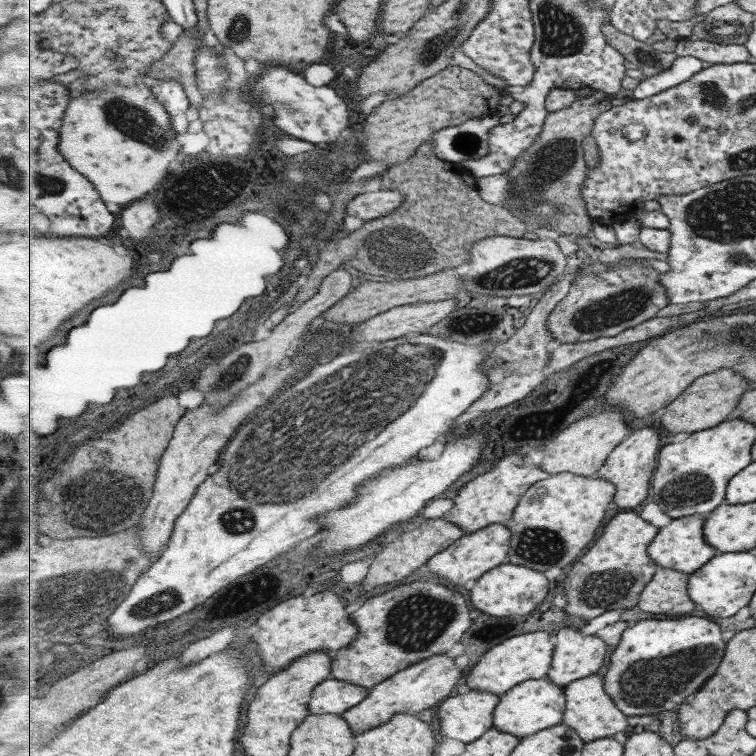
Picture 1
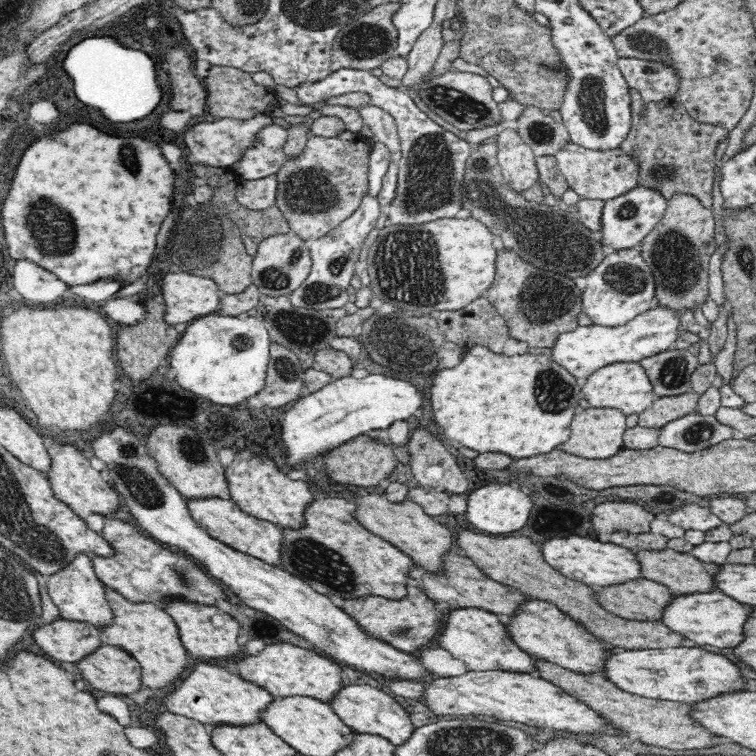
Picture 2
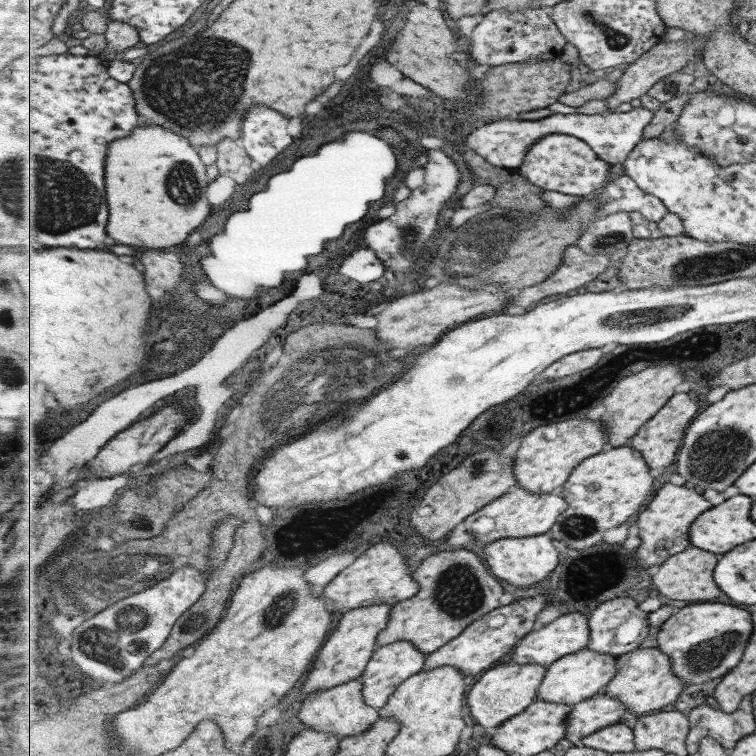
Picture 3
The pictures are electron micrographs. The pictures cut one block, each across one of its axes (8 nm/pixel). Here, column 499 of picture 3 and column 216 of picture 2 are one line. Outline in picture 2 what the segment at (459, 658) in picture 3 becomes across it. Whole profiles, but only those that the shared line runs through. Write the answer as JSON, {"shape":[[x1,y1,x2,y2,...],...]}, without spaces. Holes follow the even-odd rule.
{"shape":[[175,601,172,603,164,603,162,607,167,613,176,621,178,629,180,630,181,641,187,648,189,654,200,658,200,660,220,660,220,658,236,658,242,656,242,648,240,648,243,641,238,639,240,636,240,626,236,619,233,619,224,607,212,607,198,603,190,603,188,601]]}

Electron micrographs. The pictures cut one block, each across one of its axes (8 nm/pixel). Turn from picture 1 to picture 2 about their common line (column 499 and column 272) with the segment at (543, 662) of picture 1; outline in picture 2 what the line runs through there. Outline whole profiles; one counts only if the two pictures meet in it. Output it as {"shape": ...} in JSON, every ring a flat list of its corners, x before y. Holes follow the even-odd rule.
{"shape":[[286,642,272,643,257,655,248,655,235,661,239,675,258,686,264,687,275,698,284,699,292,696,309,696,324,703,336,700,336,695,344,688,340,664,326,659,309,649,298,648]]}

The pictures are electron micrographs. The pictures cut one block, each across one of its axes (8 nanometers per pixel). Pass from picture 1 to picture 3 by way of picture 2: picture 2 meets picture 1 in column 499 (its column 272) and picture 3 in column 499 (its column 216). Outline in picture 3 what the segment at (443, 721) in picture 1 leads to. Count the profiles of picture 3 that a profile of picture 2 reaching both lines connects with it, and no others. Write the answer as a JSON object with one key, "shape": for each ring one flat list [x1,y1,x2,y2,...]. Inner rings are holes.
{"shape":[[511,661,497,665,484,672,483,676,469,687,467,707,484,728,501,727,506,720,521,714,539,700,538,690,547,671,548,667,542,664,519,664]]}

